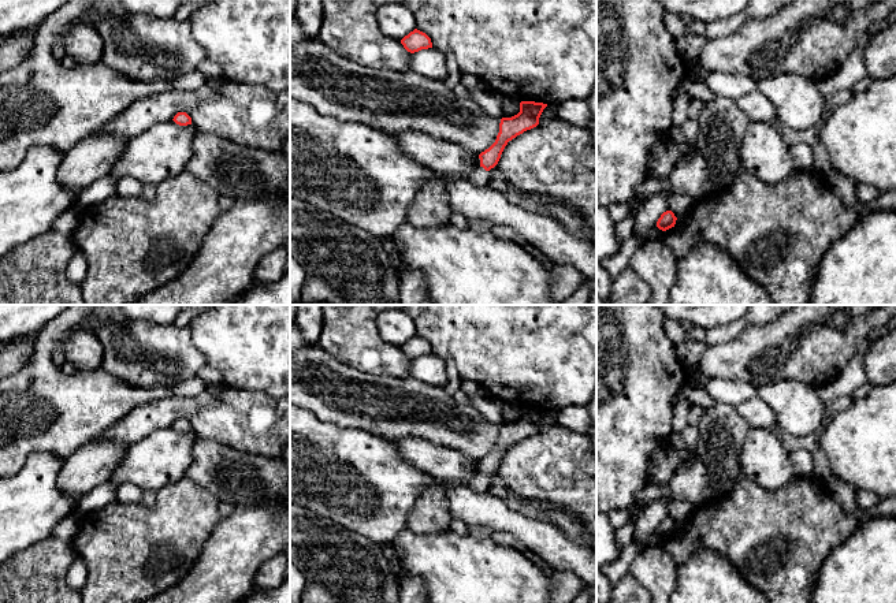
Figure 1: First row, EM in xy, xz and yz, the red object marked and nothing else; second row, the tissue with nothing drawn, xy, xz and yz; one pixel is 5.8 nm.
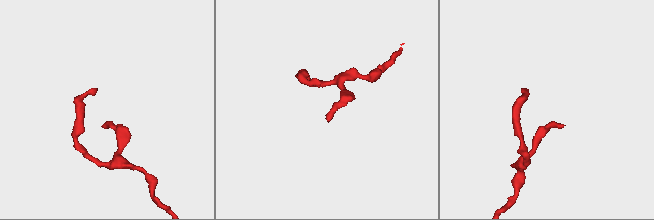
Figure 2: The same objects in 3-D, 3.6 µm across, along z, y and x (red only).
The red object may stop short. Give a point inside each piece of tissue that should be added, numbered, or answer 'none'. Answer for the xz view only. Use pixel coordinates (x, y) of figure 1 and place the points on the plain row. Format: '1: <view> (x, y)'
1: xz (480, 484)

